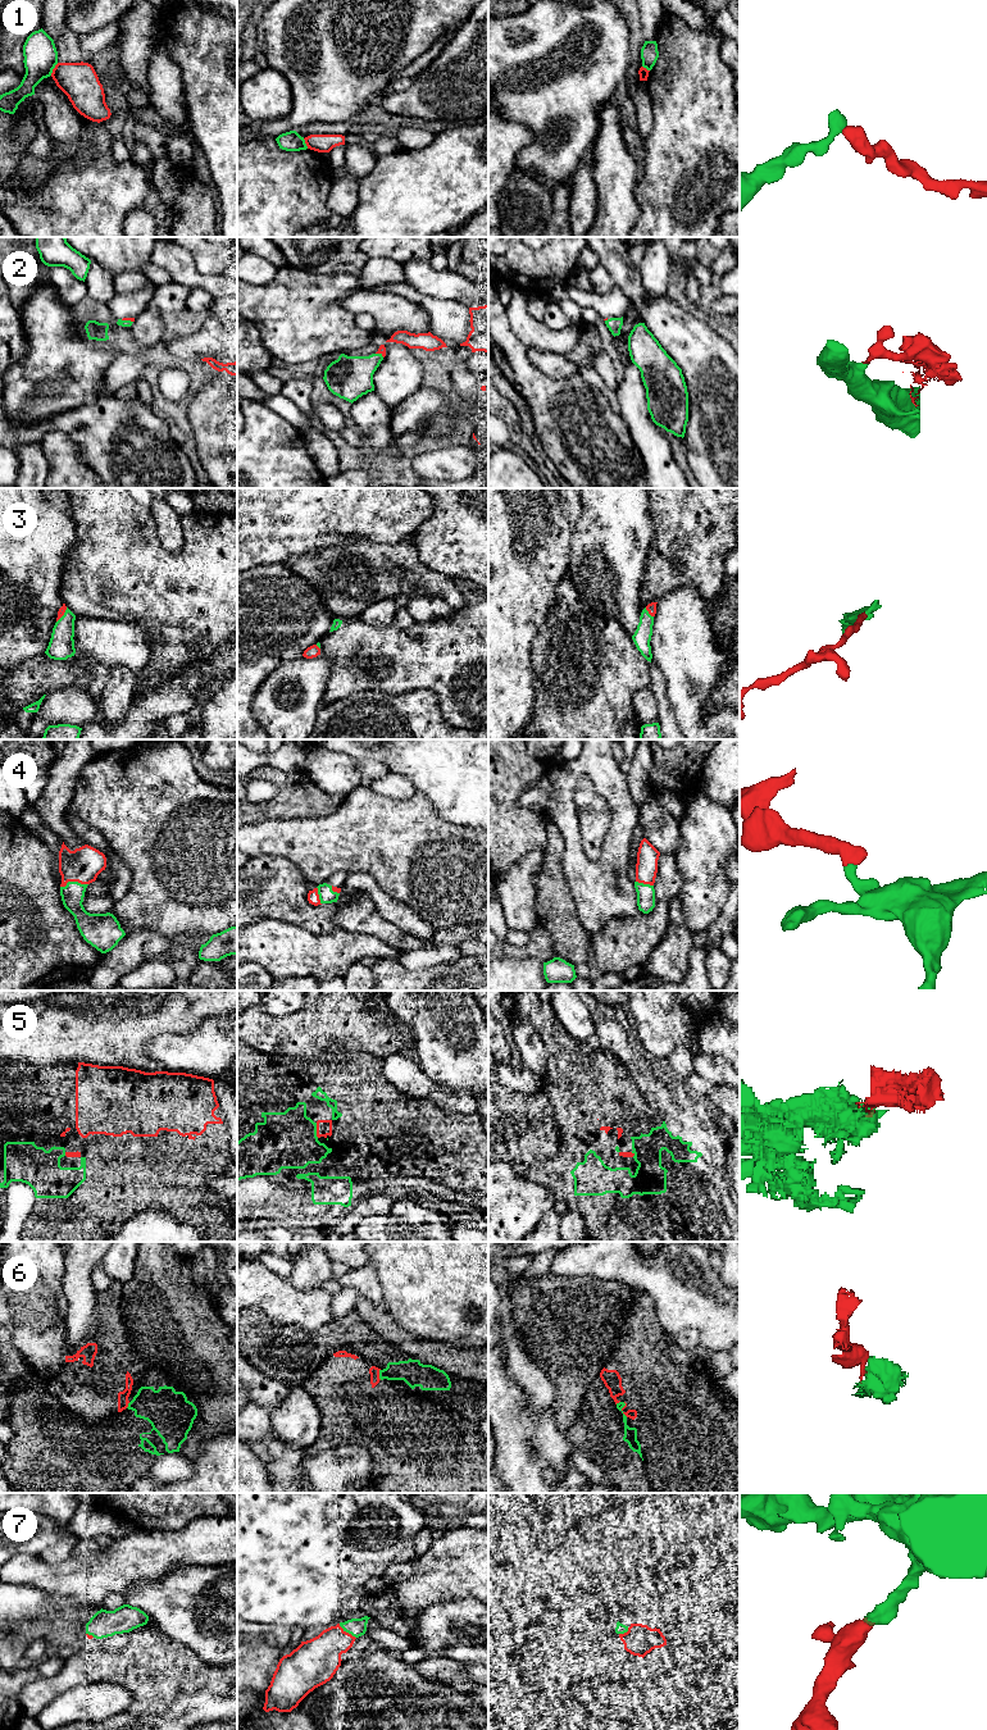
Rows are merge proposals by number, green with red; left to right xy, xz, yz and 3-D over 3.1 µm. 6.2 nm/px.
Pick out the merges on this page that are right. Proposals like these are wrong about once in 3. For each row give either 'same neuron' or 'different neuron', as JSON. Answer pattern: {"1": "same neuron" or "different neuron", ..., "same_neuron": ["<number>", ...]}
{"1": "different neuron", "2": "same neuron", "3": "same neuron", "4": "same neuron", "5": "same neuron", "6": "different neuron", "7": "same neuron", "same_neuron": ["2", "3", "4", "5", "7"]}

